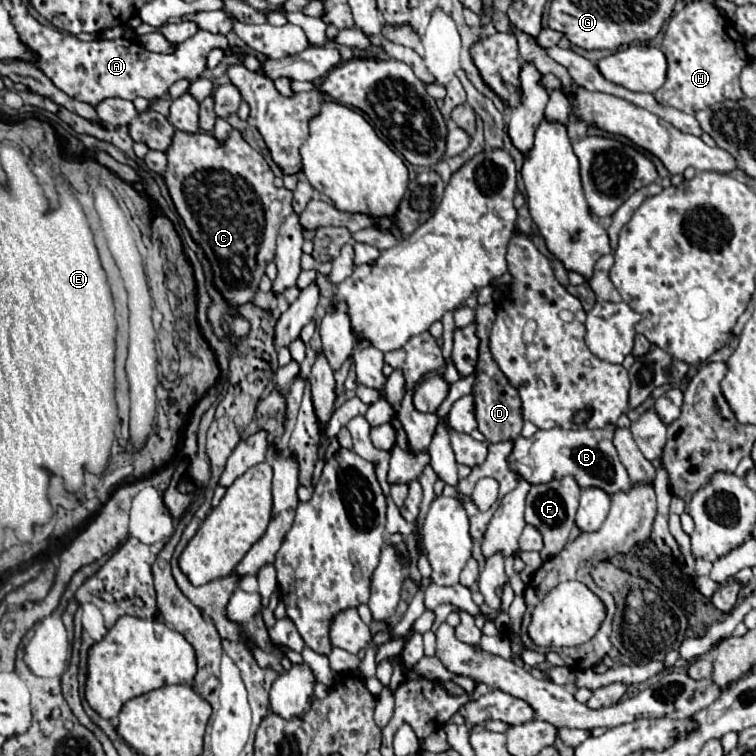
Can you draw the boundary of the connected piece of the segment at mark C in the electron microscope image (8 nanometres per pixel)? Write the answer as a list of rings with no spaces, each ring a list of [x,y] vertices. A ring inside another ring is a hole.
[[[235,129],[231,131],[225,145],[219,145],[219,141],[211,133],[175,131],[173,143],[167,149],[167,159],[169,165],[165,171],[165,185],[193,241],[203,249],[205,257],[211,263],[213,285],[219,289],[219,293],[231,307],[249,303],[259,287],[261,277],[265,275],[267,263],[273,261],[279,225],[287,215],[293,213],[291,209],[293,193],[287,191],[285,187],[279,189],[273,185],[275,177],[263,155],[249,147],[249,143]]]

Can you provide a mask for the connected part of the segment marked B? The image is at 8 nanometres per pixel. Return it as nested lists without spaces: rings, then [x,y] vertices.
[[[615,425],[601,427],[601,429],[583,429],[583,431],[565,431],[565,429],[549,429],[549,431],[537,431],[531,439],[517,437],[511,459],[511,469],[525,479],[531,485],[549,483],[551,479],[563,479],[571,475],[579,487],[599,487],[607,491],[607,495],[619,493],[619,491],[631,491],[633,483],[627,475],[627,469],[617,457],[615,445],[611,435],[615,433]]]

